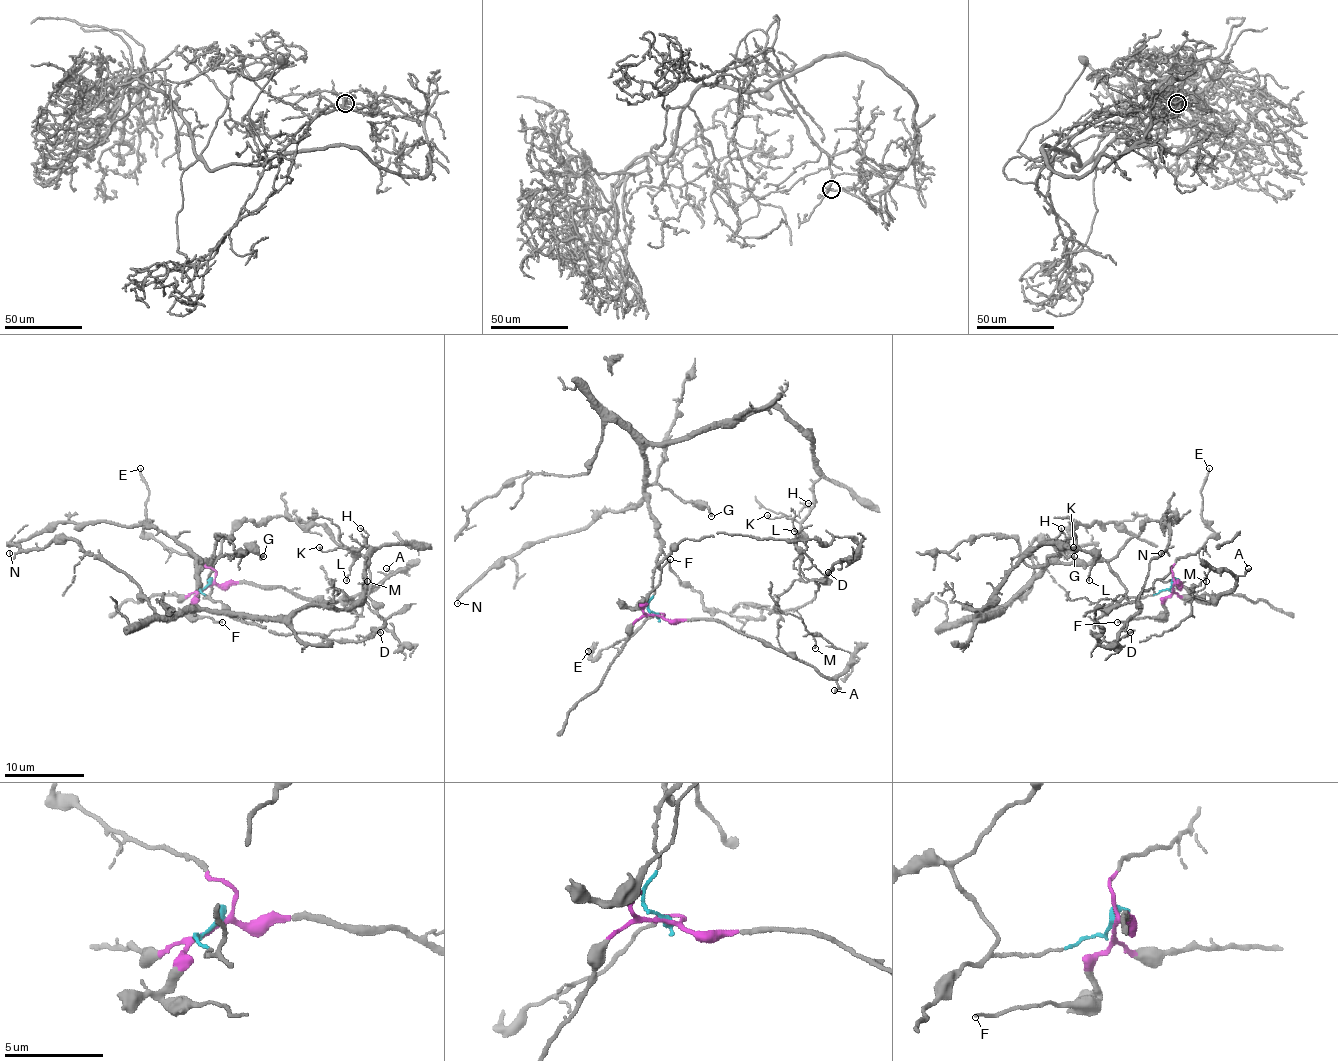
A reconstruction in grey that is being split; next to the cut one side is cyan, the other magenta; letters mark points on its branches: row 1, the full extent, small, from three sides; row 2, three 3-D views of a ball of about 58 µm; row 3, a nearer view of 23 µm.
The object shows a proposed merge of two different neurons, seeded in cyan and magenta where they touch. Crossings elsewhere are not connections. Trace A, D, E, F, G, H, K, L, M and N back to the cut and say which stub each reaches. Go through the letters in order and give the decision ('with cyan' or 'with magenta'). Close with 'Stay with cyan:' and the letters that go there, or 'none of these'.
A: with magenta
D: with cyan
E: with magenta
F: with magenta
G: with cyan
H: with cyan
K: with cyan
L: with cyan
M: with magenta
N: with cyan
Stay with cyan: D, G, H, K, L, N

